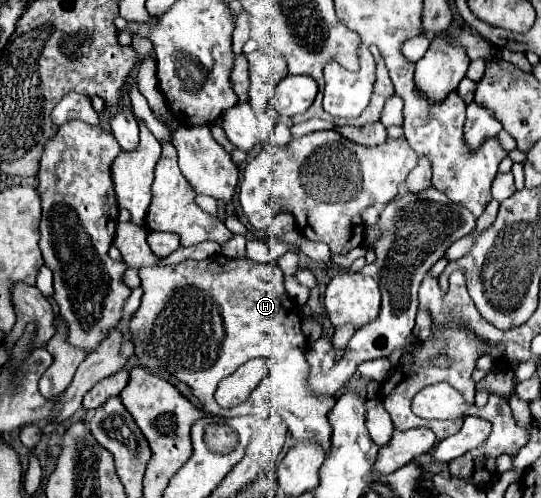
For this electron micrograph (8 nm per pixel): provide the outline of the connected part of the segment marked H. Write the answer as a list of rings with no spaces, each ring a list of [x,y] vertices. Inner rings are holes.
[[[223,254],[209,256],[205,260],[183,260],[173,266],[155,266],[155,268],[141,268],[141,306],[129,322],[131,340],[135,344],[135,356],[139,358],[141,366],[149,372],[169,372],[177,380],[185,382],[193,396],[201,402],[203,410],[215,416],[259,416],[261,410],[279,410],[289,432],[293,438],[309,438],[323,446],[329,452],[331,440],[331,424],[327,420],[327,412],[333,408],[335,398],[325,398],[309,392],[305,388],[305,378],[309,372],[309,364],[305,362],[305,340],[301,334],[301,308],[287,298],[283,288],[281,268],[277,262],[269,264],[253,264],[247,258],[229,258]],[[251,358],[271,358],[271,374],[263,378],[249,396],[247,404],[235,406],[231,410],[223,410],[217,406],[213,392],[217,384],[233,374],[241,364]]]

